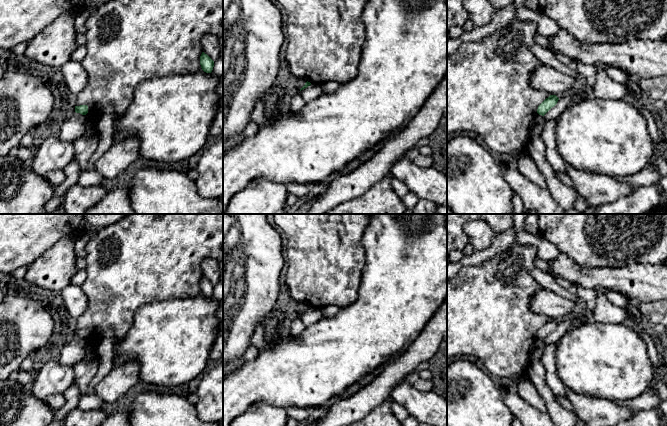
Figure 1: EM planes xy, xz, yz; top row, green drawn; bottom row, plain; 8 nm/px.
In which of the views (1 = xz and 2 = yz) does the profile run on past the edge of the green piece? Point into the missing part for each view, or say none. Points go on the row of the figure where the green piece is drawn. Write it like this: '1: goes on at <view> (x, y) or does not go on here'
1: does not go on here
2: does not go on here

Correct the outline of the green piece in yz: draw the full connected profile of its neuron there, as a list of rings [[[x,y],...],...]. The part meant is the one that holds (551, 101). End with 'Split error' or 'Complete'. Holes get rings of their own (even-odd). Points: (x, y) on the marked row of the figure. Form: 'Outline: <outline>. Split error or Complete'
Outline: [[[550,95],[538,106],[537,113],[544,116],[552,107],[557,104],[558,100],[559,98],[556,95]]]. Complete

